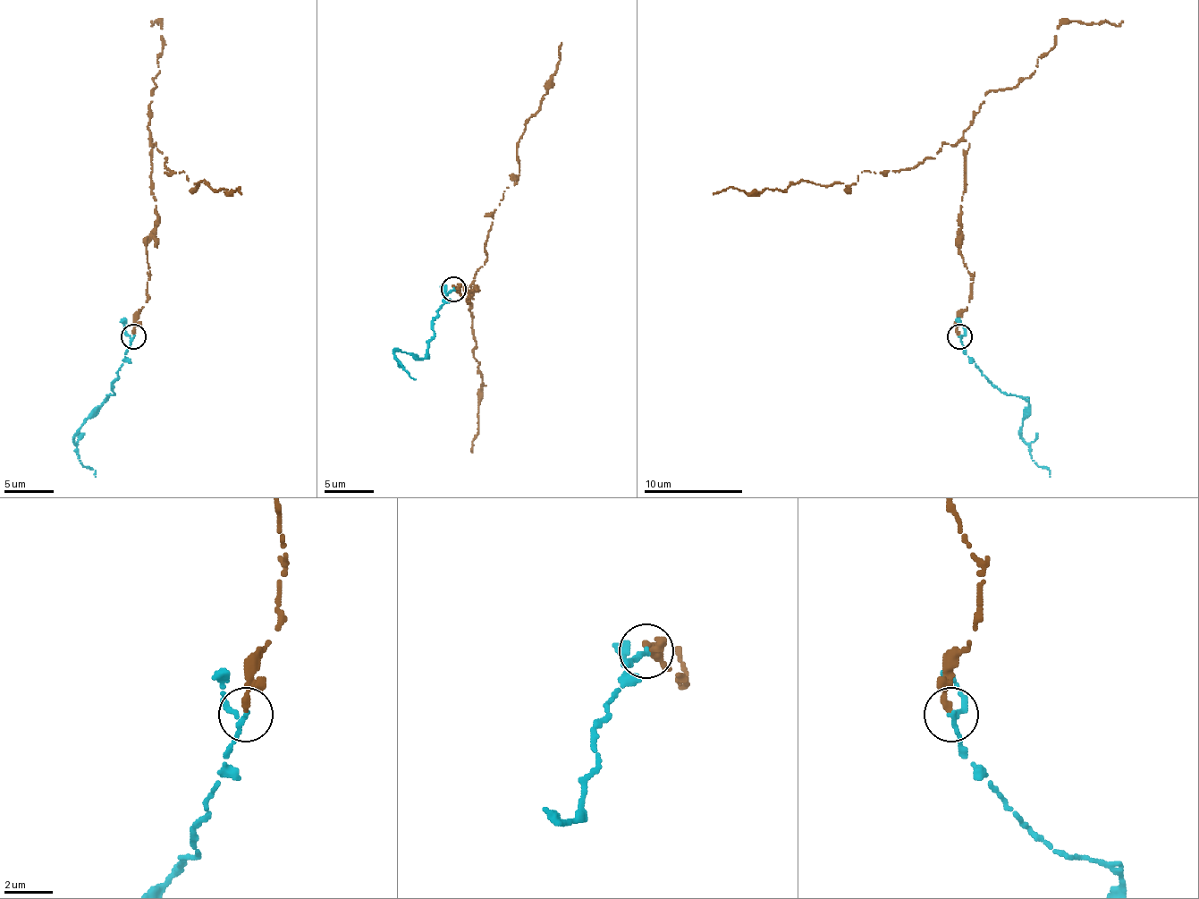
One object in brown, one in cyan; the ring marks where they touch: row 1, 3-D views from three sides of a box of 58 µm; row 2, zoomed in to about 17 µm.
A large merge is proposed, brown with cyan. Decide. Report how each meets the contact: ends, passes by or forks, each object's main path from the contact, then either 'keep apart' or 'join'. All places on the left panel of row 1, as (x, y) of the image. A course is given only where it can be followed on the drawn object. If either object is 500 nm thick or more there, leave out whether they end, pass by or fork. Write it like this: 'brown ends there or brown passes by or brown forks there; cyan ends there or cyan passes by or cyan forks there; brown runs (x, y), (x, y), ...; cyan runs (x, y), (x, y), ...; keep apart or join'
brown ends there; cyan passes by; brown runs (134, 335), (156, 221), (151, 141), (166, 169), (240, 193); cyan runs (134, 337), (112, 384), (114, 392), (74, 436), (77, 458), (89, 466), (95, 476); join

